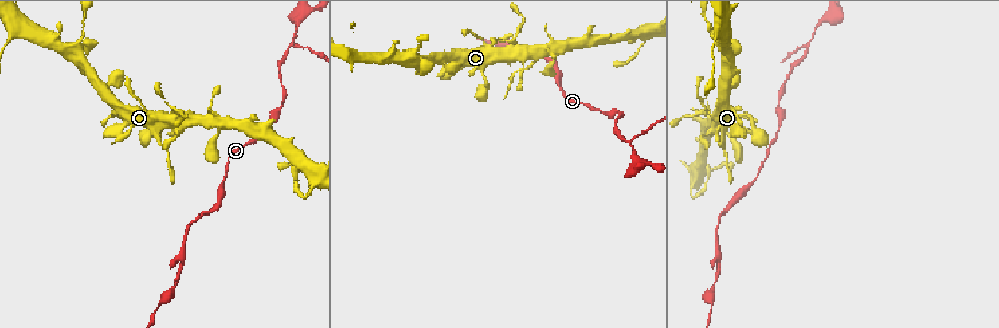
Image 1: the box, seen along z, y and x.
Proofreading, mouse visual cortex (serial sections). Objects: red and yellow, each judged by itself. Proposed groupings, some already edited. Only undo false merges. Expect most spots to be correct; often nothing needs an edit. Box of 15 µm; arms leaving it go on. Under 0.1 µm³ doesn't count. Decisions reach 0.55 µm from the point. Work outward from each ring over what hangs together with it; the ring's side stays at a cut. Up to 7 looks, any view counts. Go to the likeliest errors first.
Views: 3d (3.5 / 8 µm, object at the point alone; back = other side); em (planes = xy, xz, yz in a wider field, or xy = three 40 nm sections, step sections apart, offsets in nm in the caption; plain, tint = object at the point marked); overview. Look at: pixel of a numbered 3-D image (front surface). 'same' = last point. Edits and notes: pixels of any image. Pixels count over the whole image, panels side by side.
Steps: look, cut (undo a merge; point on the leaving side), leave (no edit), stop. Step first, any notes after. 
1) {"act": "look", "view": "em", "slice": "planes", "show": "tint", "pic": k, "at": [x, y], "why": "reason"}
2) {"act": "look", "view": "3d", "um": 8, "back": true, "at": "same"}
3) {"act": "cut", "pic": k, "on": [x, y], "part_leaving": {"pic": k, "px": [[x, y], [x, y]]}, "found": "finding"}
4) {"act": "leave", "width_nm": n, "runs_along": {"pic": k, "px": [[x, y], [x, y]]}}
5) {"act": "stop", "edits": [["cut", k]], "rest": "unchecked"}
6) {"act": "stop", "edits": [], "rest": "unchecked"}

{"act": "look", "view": "3d", "um": 8, "pic": 1, "at": [6, 41], "why": "calibre changes"}

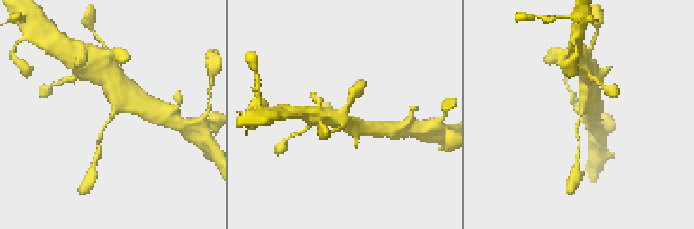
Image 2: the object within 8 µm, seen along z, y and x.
{"act": "look", "view": "em", "slice": "xy", "step": 3, "show": "tint", "pic": 2, "at": [113, 115], "arm_widths_nm": [150, 500]}

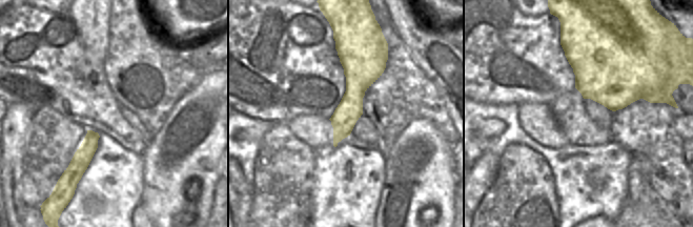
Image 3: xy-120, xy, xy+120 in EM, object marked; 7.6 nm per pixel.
{"act": "leave", "width_nm": 190, "runs_along": {"pic": 2, "px": [[130, 98], [117, 103], [99, 142]]}, "found": "one cell here"}

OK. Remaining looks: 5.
{"act": "look", "view": "3d", "um": 3.5, "pic": 1, "at": [626, 142], "why": "three-way junction"}

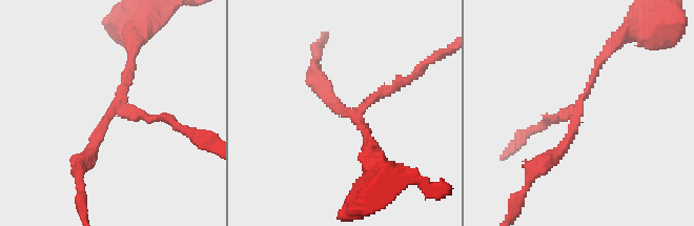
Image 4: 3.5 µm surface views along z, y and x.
{"act": "look", "view": "em", "slice": "planes", "show": "tint", "pic": 4, "at": [112, 108], "arms": 3, "arm_widths_nm": [150, 150, 200], "why": "now the EM"}

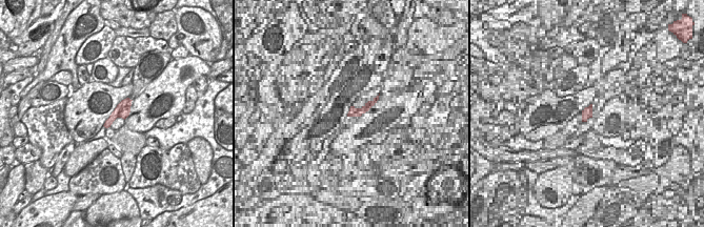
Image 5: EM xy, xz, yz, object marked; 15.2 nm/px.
{"act": "cut", "pic": 4, "on": [387, 93], "border": {"pic": 5, "px": [[129, 105], [118, 117]]}, "found": "two cells meet here"}

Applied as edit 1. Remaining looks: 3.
{"act": "stop", "edits": [["cut", 4]], "rest": "unchecked"}

